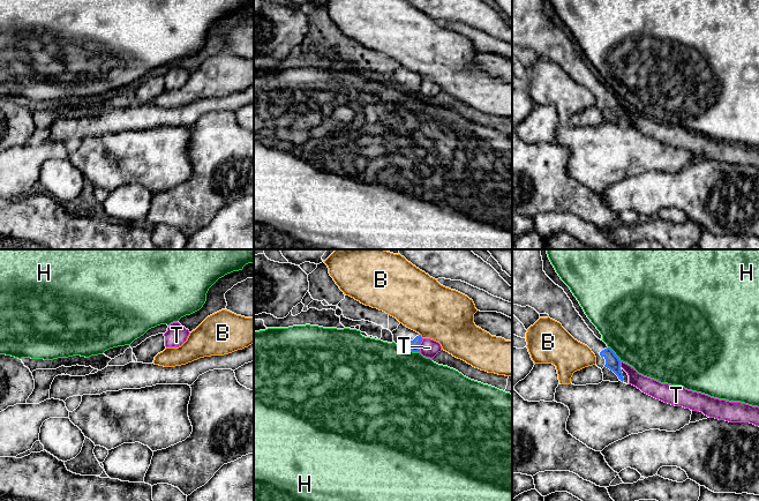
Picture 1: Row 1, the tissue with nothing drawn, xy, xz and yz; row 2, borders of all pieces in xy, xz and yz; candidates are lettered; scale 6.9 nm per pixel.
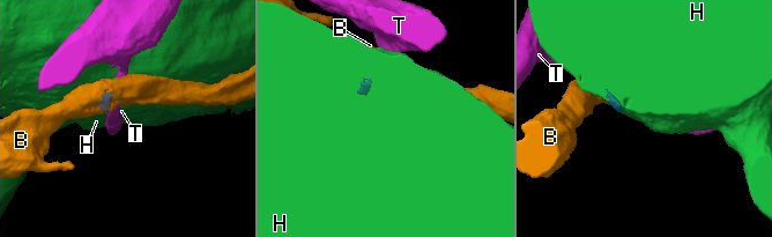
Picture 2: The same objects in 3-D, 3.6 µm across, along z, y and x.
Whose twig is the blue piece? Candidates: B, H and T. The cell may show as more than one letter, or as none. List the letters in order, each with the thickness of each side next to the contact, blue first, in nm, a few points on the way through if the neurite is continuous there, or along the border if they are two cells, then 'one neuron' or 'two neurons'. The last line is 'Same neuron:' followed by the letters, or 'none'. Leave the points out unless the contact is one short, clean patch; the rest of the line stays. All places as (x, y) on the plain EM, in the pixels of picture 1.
B: calibres 80 and 380 nm; border xz (420, 75), (422, 79); two neurons
H: calibres 80 and 480 nm; border xz (399, 87), (406, 91), (419, 94); two neurons
T: calibres 80 and 130 nm; border xz (422, 80), (419, 92); two neurons
Same neuron: none

